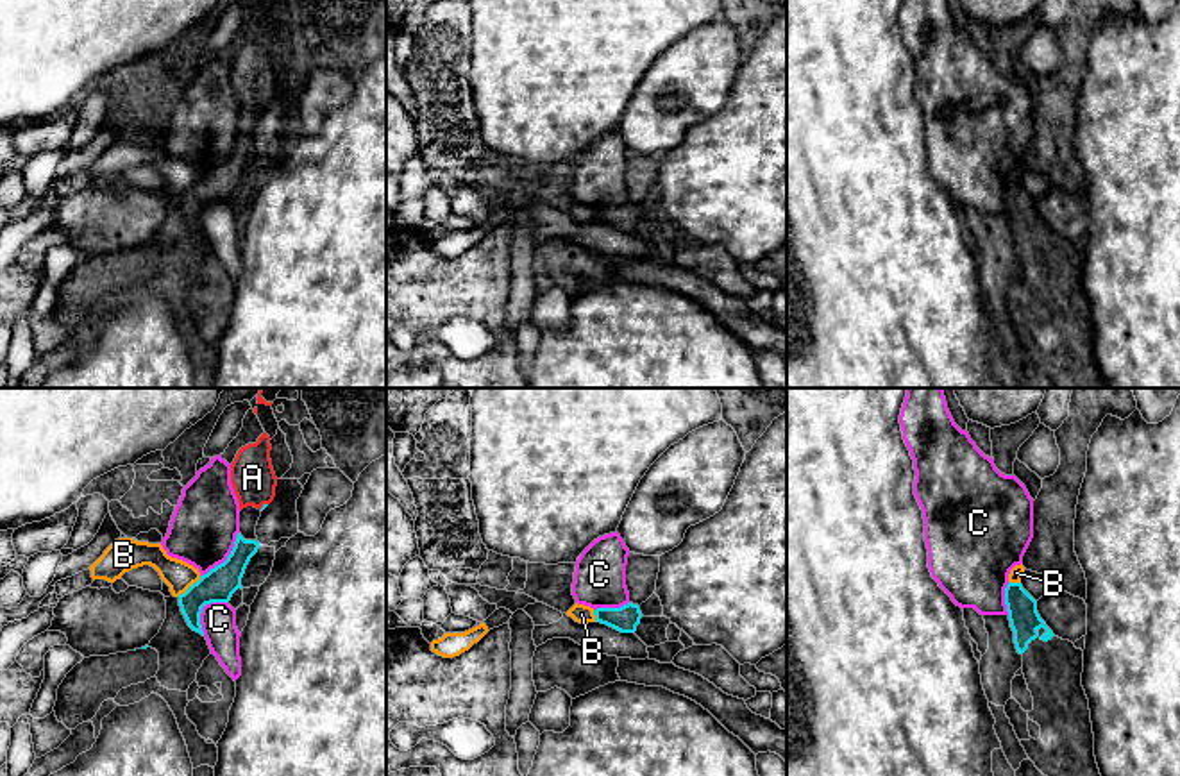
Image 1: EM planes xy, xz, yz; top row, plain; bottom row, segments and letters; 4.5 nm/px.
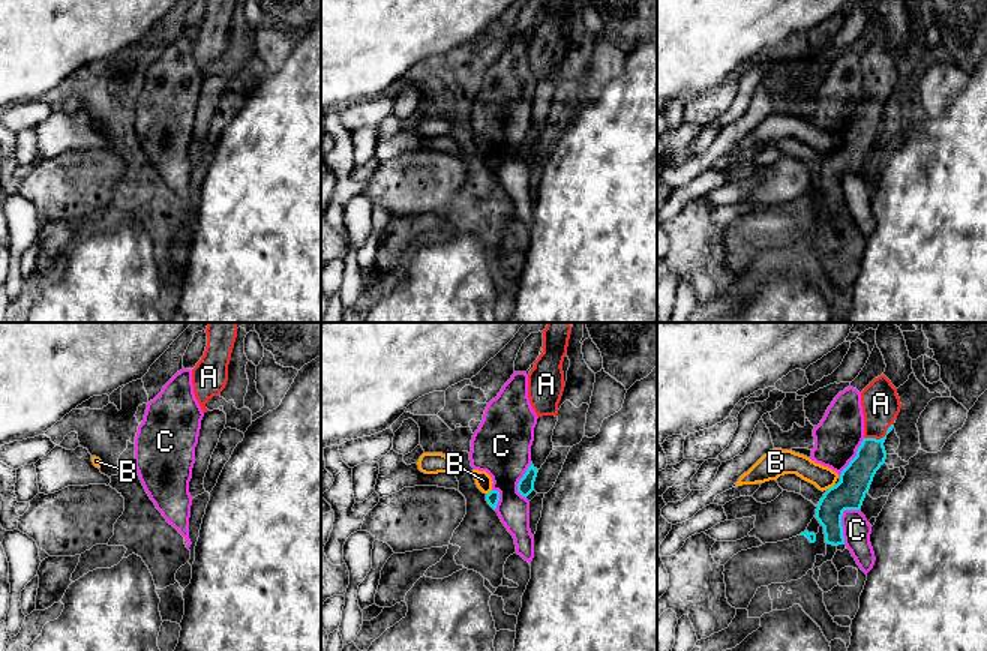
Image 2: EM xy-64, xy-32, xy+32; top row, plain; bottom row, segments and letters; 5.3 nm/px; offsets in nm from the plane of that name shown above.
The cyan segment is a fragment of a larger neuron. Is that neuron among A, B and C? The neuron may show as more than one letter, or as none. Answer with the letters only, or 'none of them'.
A

